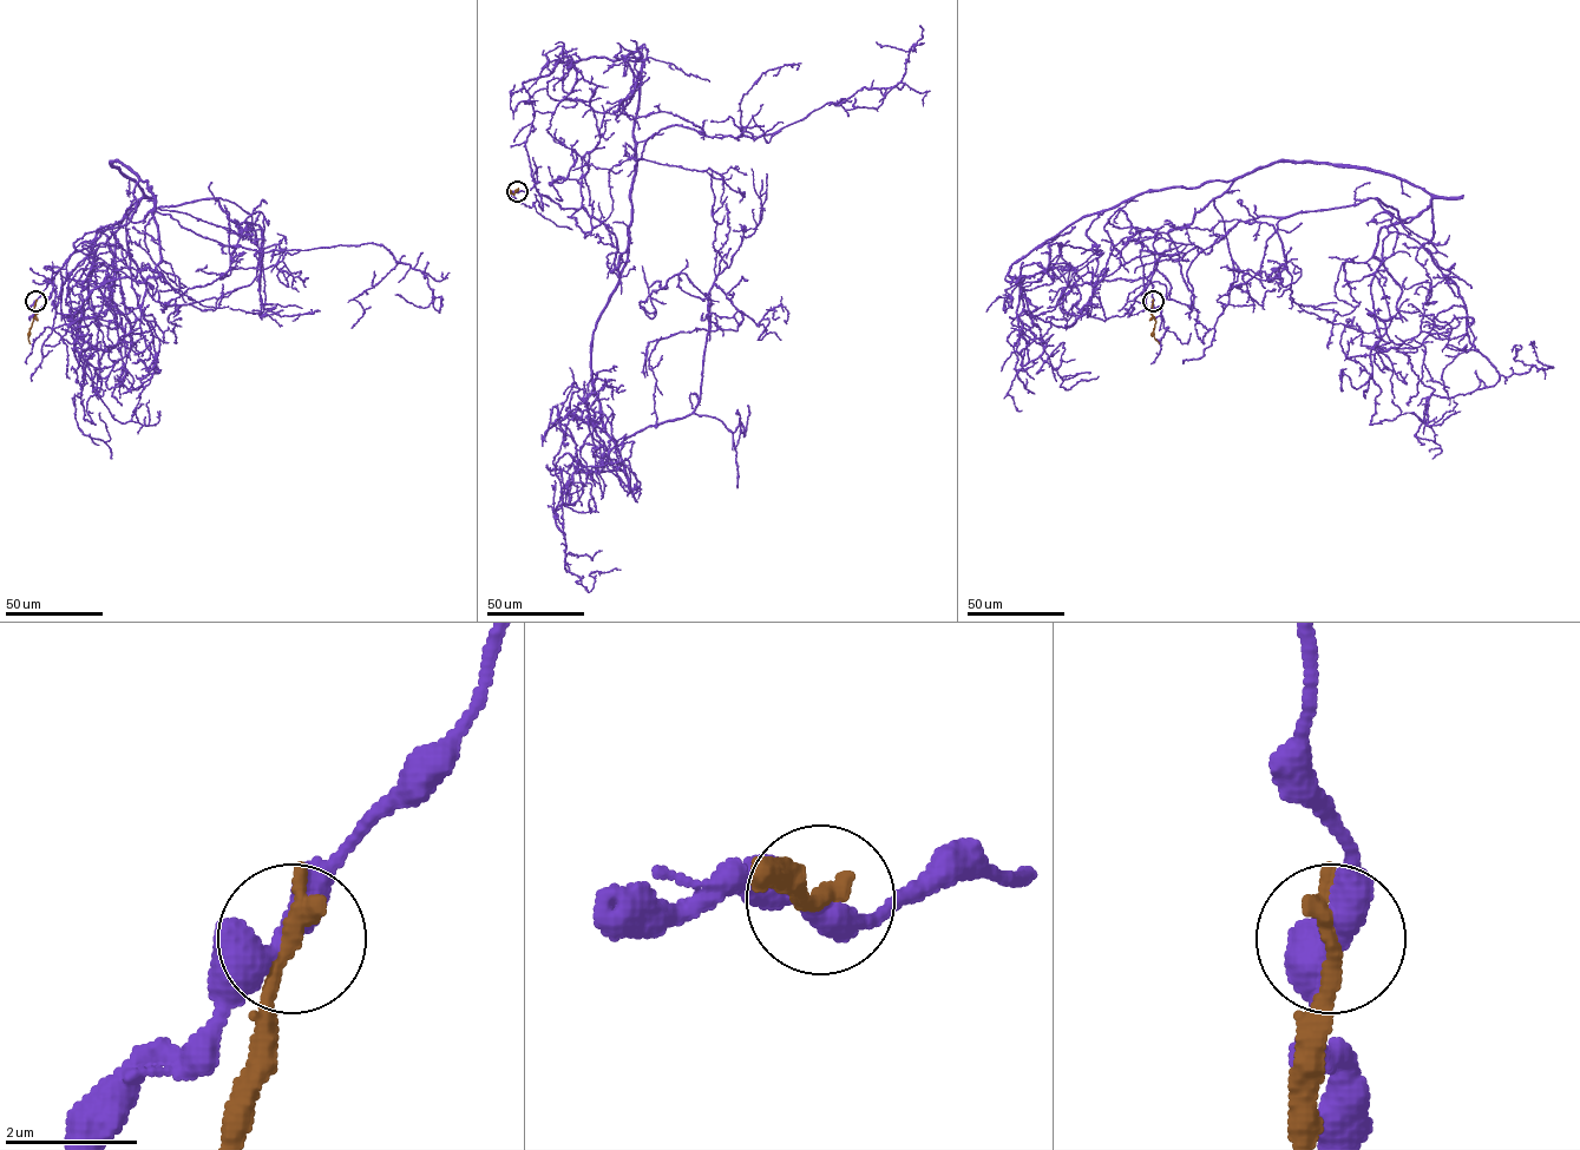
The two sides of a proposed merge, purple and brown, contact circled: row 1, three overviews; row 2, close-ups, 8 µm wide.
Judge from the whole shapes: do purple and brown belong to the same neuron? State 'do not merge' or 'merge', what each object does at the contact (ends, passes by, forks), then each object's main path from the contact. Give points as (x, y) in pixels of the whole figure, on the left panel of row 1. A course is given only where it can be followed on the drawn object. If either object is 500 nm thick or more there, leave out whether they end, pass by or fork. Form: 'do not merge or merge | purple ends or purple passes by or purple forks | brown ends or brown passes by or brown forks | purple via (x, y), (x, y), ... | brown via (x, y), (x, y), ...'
do not merge | purple passes by | brown ends | purple via (35, 301), (129, 222), (119, 162), (132, 222), (214, 198), (261, 231), (255, 278), (171, 313), (175, 343) | brown via (35, 301), (30, 343)

